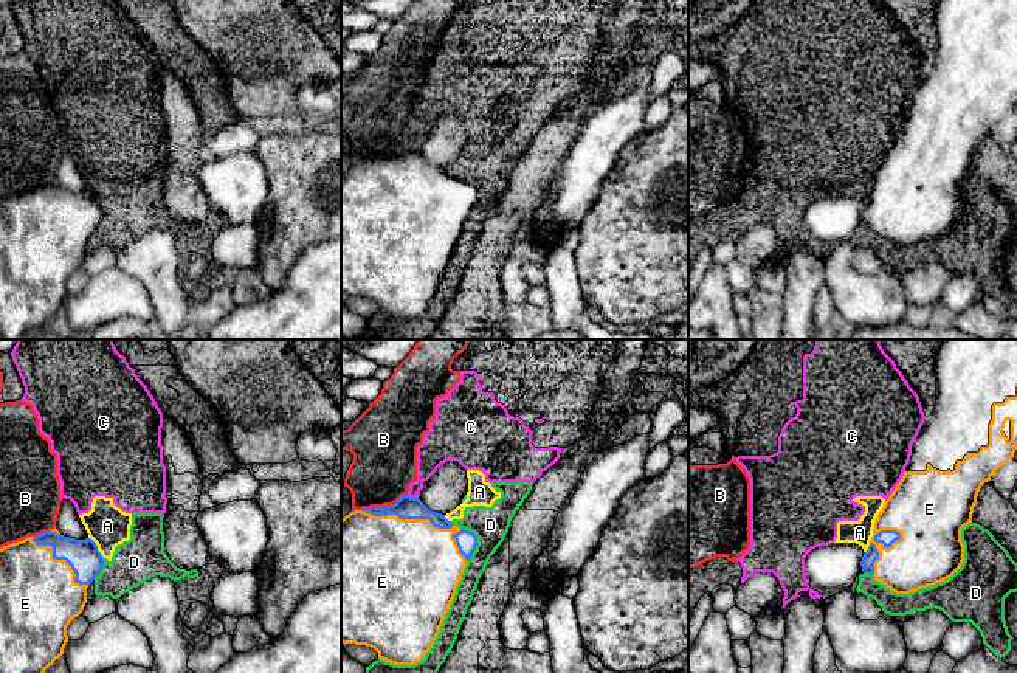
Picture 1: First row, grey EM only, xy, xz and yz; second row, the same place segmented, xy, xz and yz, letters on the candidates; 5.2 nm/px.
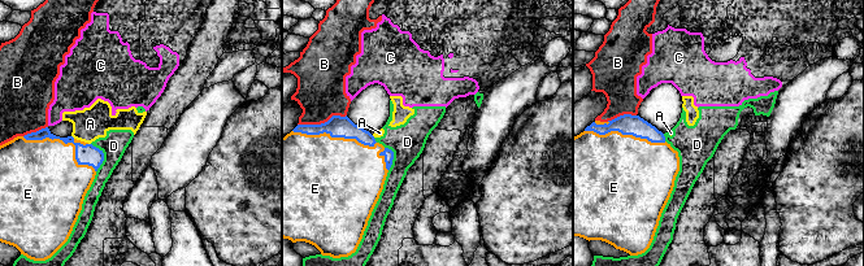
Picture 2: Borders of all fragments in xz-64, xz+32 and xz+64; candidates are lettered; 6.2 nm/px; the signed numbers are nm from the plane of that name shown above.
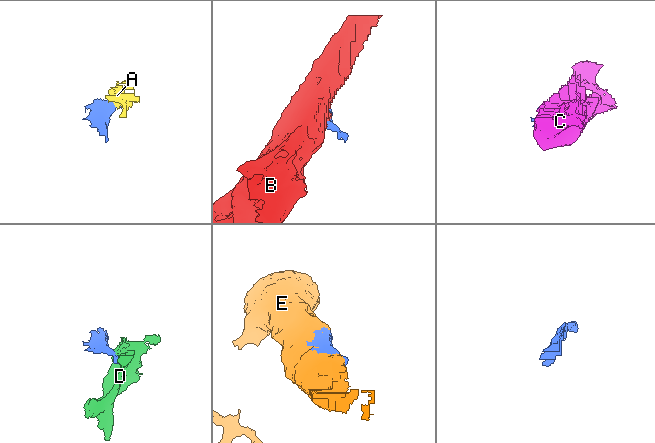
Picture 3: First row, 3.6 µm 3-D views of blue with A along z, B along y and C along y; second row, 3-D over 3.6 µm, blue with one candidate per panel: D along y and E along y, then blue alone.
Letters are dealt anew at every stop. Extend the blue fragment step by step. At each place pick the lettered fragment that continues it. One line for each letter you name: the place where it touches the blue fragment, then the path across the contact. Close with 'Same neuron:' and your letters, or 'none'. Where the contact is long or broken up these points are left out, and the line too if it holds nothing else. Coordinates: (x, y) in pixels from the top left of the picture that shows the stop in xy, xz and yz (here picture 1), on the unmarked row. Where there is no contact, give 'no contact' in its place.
E: yz (872, 196)
Same neuron: E

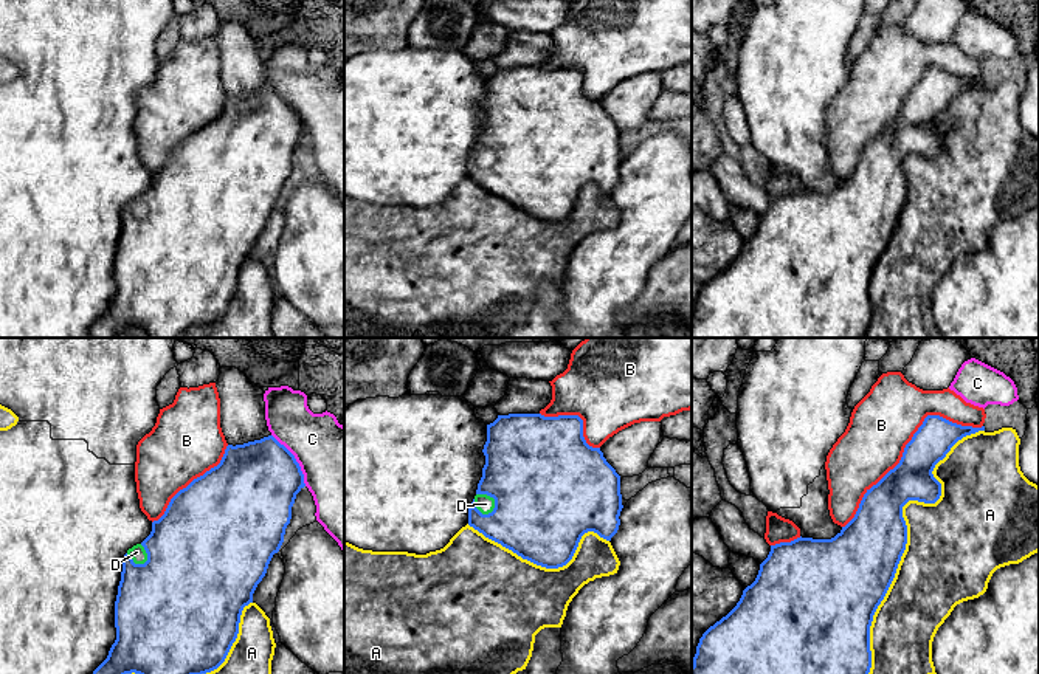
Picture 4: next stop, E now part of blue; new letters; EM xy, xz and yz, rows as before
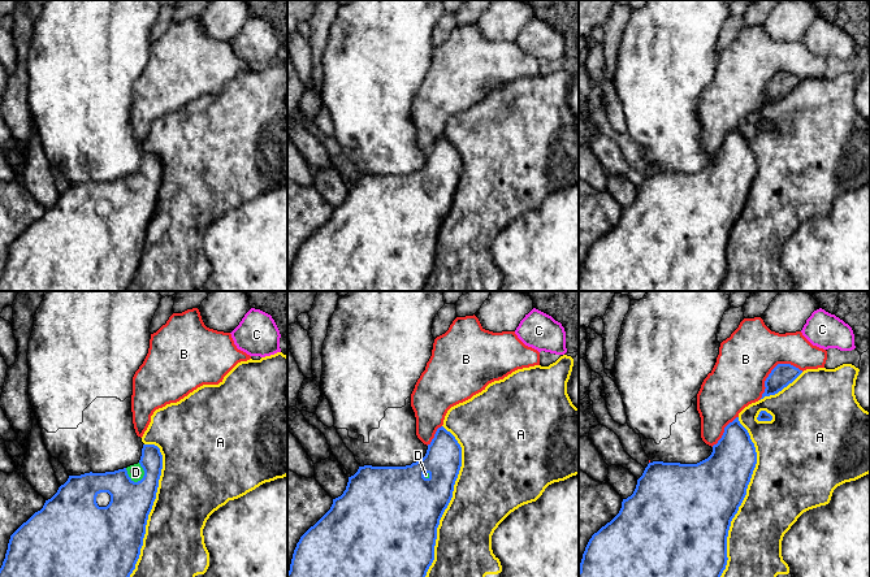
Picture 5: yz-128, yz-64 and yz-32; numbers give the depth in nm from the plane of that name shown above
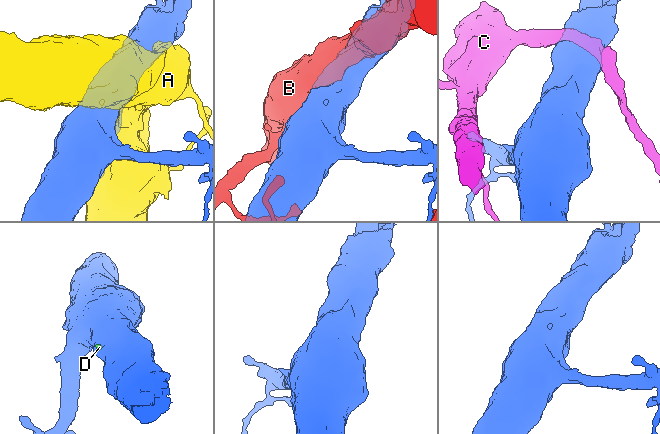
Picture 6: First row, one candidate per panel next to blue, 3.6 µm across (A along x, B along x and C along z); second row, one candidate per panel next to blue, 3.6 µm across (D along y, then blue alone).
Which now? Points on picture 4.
D: xz (492, 149) | across xz (532, 123), (506, 149), (492, 149), (486, 157)
Same neuron: D

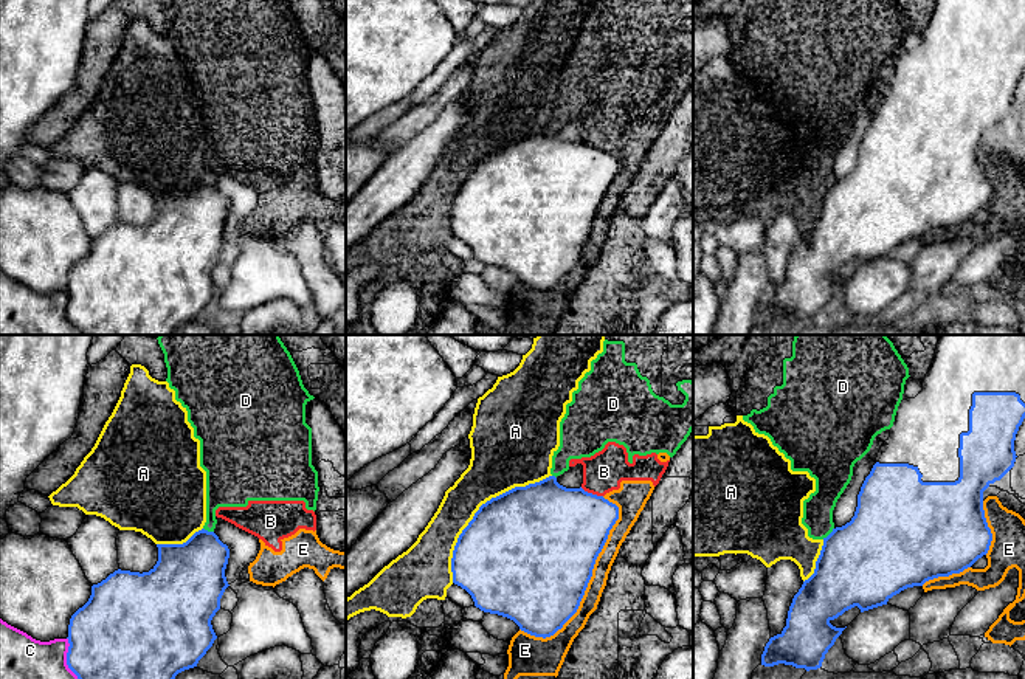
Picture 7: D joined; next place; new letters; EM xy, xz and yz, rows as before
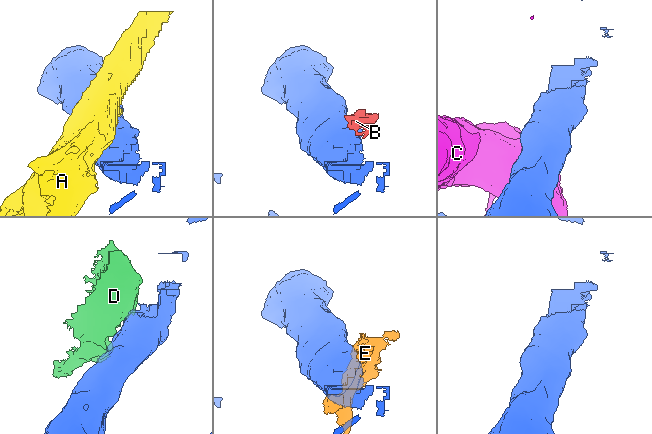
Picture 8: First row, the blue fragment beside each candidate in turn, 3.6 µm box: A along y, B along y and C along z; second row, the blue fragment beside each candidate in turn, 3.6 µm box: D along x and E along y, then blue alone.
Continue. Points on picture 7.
Same neuron: none

